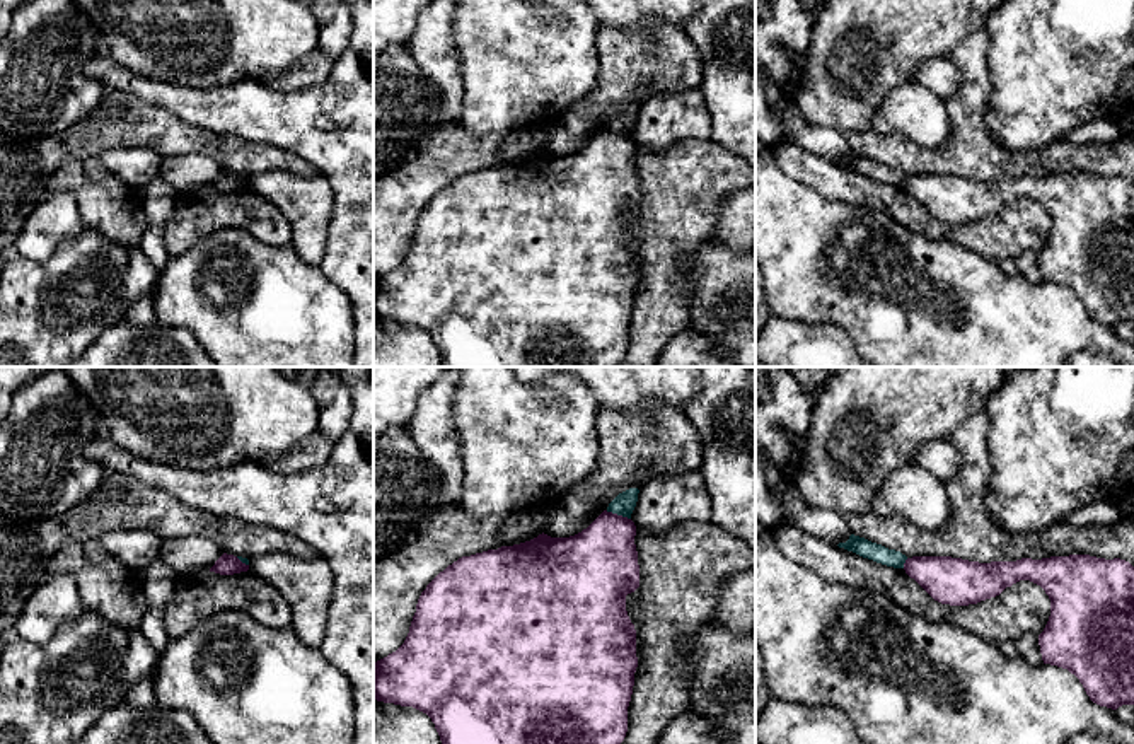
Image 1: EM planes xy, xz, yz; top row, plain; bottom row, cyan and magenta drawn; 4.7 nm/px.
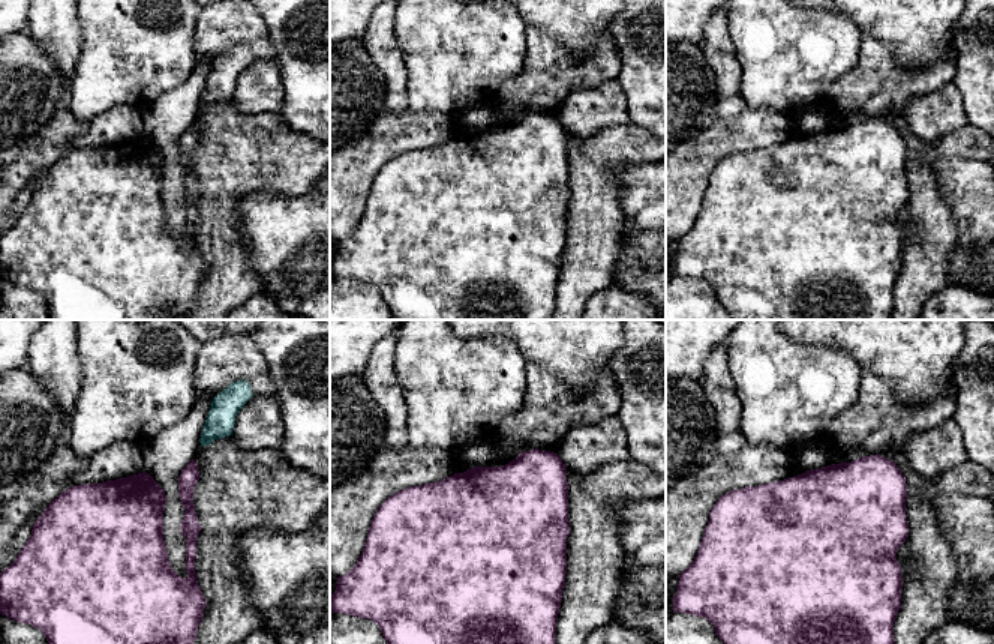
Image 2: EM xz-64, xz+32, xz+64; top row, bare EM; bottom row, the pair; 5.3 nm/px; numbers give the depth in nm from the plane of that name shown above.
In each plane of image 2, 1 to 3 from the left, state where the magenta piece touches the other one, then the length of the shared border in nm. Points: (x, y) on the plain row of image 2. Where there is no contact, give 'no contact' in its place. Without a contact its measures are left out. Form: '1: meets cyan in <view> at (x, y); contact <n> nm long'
1: no contact
2: no contact
3: no contact

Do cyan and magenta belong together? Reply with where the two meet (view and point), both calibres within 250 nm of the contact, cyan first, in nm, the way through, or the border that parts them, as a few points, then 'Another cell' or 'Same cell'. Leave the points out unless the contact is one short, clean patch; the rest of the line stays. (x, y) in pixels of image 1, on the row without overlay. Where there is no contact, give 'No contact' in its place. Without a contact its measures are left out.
Touches cyan at xz (618, 132). Thickness 100 nm (cyan) against 360 nm. Boundary: xz (606, 128), (630, 137). Another cell

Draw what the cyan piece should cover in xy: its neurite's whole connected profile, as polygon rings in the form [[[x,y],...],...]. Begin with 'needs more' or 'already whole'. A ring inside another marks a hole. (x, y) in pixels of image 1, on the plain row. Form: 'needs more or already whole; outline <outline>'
needs more; outline [[[111,89],[89,116],[60,133],[0,142],[2,258],[12,253],[26,218],[48,198],[48,184],[58,167],[106,148],[147,148],[160,157],[205,154],[246,183],[269,171],[321,174],[288,150],[200,130],[155,104]]]

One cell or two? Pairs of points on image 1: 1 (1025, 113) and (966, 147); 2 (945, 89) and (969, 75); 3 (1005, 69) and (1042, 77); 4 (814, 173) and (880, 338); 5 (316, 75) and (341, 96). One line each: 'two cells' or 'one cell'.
1: two cells
2: one cell
3: one cell
4: two cells
5: two cells

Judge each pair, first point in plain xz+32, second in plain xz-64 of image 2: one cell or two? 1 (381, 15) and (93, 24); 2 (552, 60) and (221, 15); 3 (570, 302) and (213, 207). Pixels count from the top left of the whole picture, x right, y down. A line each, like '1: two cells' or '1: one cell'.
1: two cells
2: one cell
3: one cell

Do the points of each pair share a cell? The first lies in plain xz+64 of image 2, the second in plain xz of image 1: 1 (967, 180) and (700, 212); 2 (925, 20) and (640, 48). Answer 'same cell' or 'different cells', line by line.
1: different cells
2: different cells

